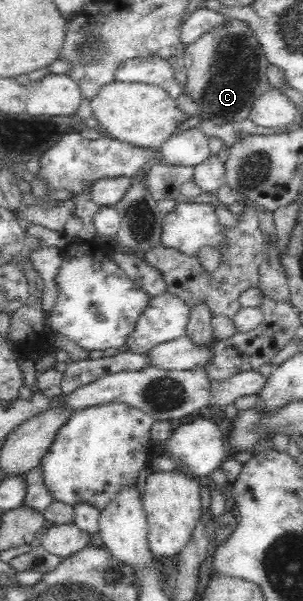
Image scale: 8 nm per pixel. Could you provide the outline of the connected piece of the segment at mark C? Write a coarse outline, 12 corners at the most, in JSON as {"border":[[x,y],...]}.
{"border":[[241,20],[185,45],[185,95],[215,125],[272,88]]}

